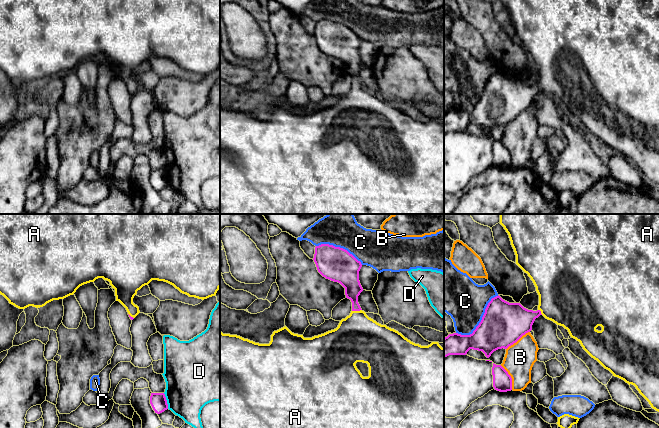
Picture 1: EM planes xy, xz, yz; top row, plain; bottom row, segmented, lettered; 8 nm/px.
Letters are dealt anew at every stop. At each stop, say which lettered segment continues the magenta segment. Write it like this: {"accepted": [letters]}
{"accepted": ["A"]}

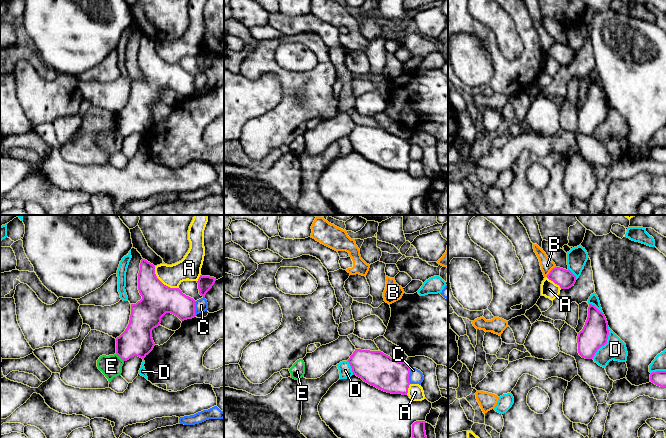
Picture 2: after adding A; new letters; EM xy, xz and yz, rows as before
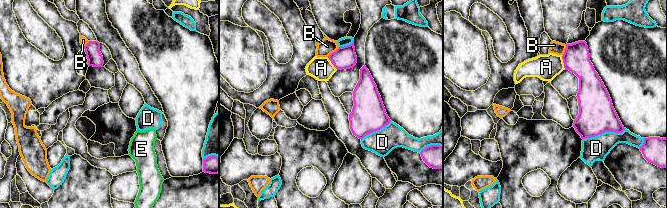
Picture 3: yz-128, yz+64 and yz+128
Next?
{"accepted": []}

